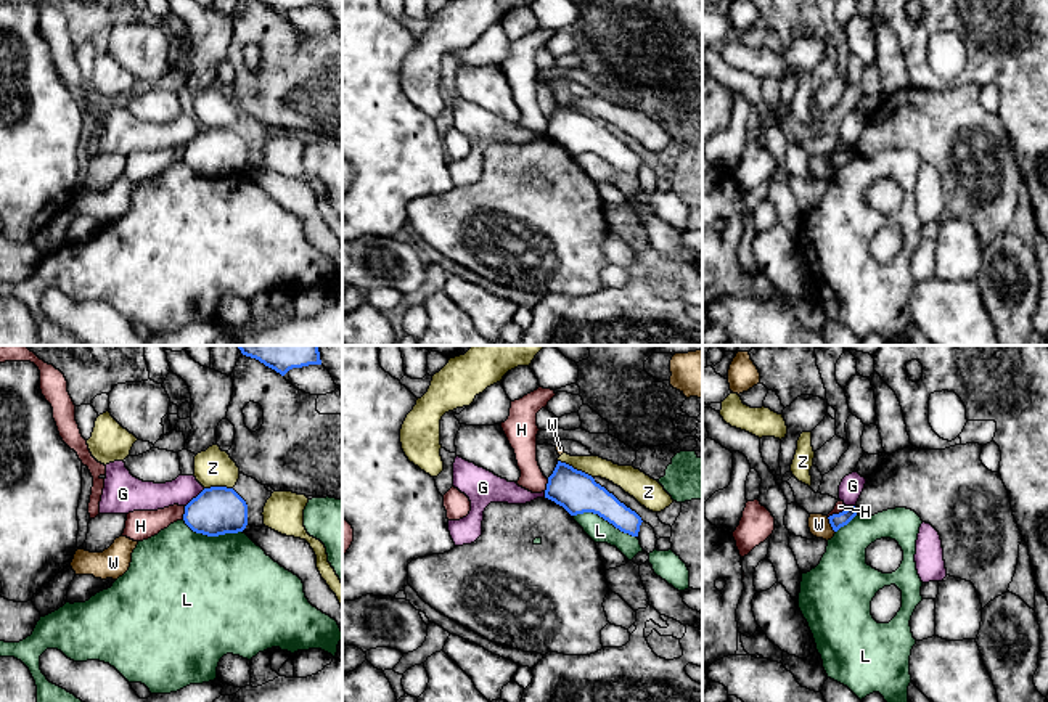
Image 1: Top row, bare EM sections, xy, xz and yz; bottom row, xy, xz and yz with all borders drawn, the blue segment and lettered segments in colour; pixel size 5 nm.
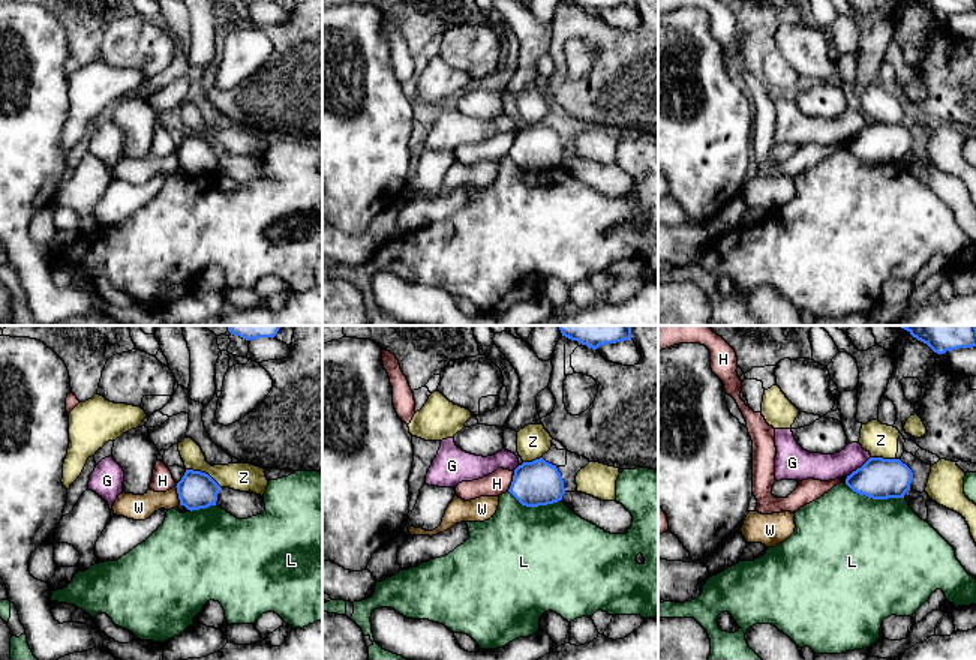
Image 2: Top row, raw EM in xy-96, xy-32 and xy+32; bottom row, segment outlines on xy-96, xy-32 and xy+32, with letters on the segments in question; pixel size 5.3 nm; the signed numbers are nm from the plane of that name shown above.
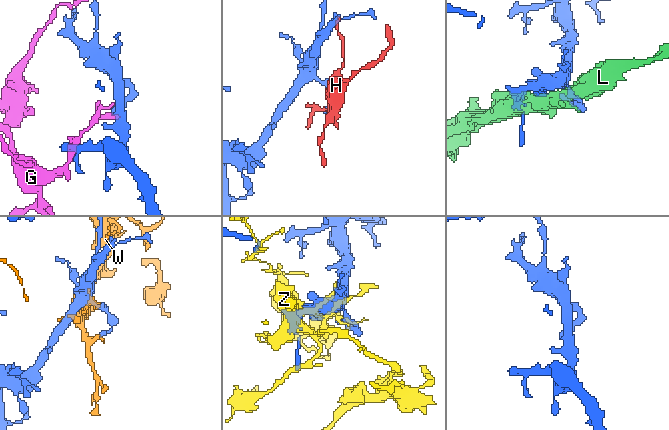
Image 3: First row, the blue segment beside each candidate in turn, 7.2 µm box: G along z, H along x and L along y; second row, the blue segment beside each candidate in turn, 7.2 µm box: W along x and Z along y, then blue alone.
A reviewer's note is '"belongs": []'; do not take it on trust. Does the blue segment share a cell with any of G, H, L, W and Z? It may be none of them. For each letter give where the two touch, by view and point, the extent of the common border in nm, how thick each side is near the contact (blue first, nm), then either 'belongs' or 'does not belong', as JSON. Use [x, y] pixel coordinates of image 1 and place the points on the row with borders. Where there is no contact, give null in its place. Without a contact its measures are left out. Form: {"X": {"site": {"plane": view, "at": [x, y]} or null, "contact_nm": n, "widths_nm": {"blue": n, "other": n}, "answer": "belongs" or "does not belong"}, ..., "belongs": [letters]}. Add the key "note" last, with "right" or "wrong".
{"G": {"site": {"plane": "xy", "at": [196, 497]}, "contact_nm": 140, "widths_nm": {"blue": 240, "other": 140}, "answer": "does not belong"}, "H": {"site": {"plane": "xy", "at": [185, 513]}, "contact_nm": 70, "widths_nm": {"blue": 240, "other": 150}, "answer": "does not belong"}, "L": {"site": {"plane": "xz", "at": [605, 519]}, "contact_nm": 340, "widths_nm": {"blue": 200, "other": 120}, "answer": "does not belong"}, "W": {"site": {"plane": "yz", "at": [831, 526]}, "contact_nm": 90, "widths_nm": {"blue": 70, "other": 110}, "answer": "does not belong"}, "Z": {"site": {"plane": "xz", "at": [576, 469]}, "contact_nm": 200, "widths_nm": {"blue": 200, "other": 110}, "answer": "does not belong"}, "belongs": [], "note": "right"}

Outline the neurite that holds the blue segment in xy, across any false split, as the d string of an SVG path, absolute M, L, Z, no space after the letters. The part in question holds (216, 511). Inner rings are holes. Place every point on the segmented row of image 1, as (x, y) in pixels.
M211 487L185 506L183 520L207 537L238 533L248 525L248 504L233 488Z

